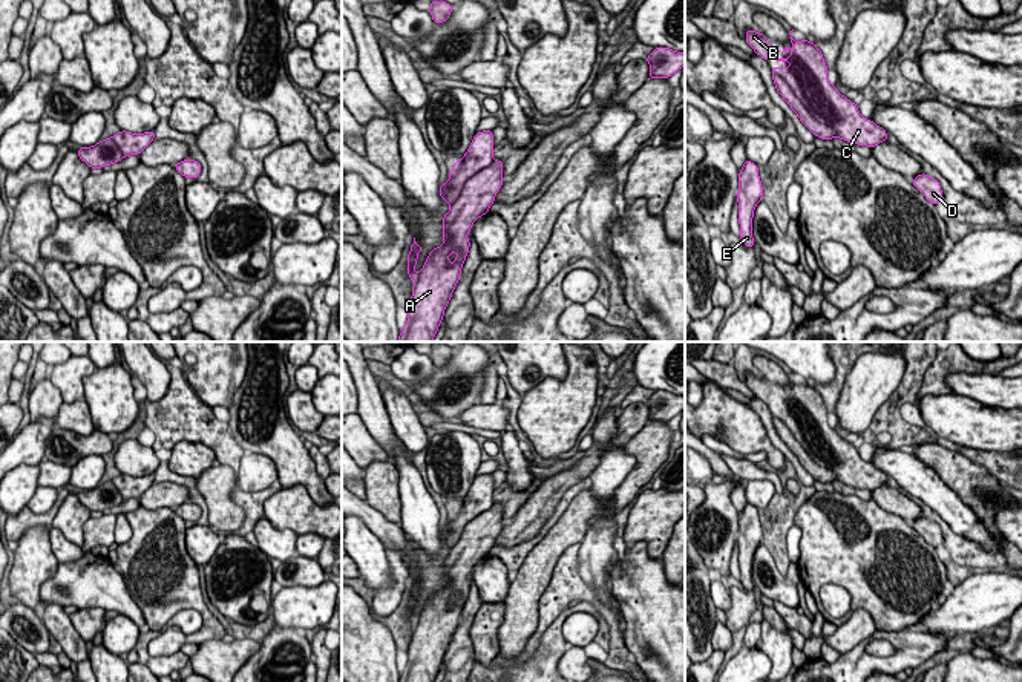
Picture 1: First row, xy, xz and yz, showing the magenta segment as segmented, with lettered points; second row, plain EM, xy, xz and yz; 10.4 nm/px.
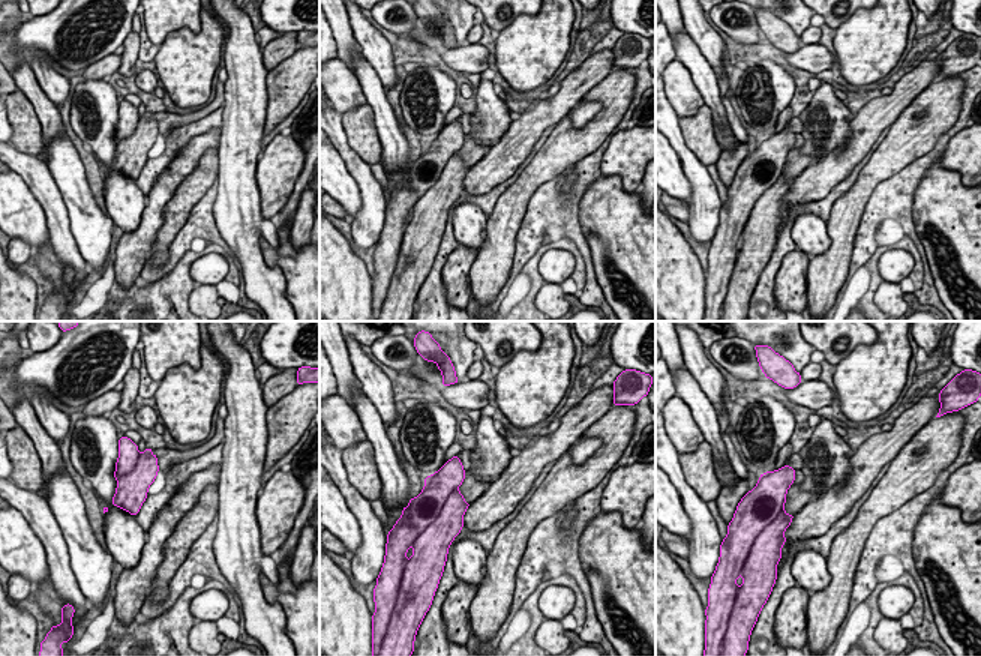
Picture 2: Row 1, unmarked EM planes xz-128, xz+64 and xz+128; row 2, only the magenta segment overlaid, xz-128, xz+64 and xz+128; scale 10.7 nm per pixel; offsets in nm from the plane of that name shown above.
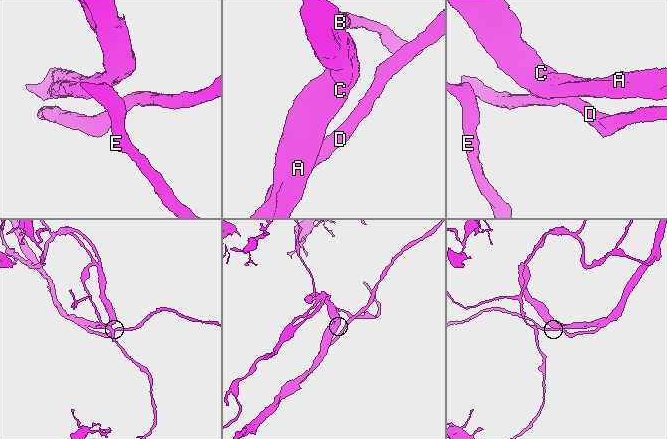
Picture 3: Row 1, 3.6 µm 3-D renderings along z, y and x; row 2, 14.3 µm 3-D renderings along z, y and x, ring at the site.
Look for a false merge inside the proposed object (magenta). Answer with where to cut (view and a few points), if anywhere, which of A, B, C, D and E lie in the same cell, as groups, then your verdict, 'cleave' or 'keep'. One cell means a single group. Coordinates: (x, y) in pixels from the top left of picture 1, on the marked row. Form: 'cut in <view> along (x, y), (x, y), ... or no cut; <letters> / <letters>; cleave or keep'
no cut; A B C D E; keep

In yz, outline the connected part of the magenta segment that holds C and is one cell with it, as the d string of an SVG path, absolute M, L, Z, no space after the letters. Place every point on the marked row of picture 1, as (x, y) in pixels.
M792 37L792 48L785 48L783 52L789 52L789 58L777 58L777 61L788 61L789 67L771 67L772 80L777 92L797 113L800 121L821 139L840 138L850 144L875 147L883 141L887 141L887 132L876 126L872 120L864 118L858 106L841 95L835 84L827 80L827 66L824 63L821 51L815 43L807 40L795 41Z

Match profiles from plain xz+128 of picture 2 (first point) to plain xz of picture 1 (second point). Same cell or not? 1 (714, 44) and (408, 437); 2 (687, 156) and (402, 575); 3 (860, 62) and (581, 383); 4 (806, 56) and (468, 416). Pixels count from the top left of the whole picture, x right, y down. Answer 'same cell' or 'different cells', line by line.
1: same cell
2: same cell
3: same cell
4: same cell

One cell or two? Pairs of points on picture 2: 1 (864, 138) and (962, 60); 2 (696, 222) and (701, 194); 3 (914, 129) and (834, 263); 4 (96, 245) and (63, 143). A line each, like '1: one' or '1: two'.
1: one
2: one
3: one
4: one

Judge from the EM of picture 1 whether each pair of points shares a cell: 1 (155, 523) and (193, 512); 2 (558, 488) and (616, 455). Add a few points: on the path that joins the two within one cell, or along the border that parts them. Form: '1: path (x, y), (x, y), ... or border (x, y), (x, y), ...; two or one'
1: border (144, 508), (173, 509), (186, 520); two
2: border (595, 440), (601, 449), (601, 457), (586, 480); two

